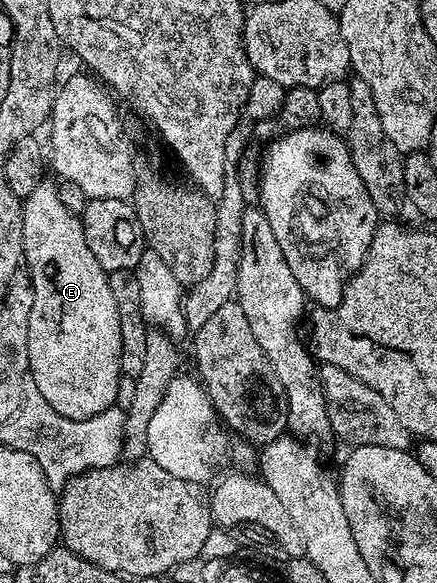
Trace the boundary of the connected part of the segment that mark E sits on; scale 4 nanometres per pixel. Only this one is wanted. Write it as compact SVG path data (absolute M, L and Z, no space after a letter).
M51 181L40 183L38 189L34 189L34 193L30 193L30 197L23 200L23 205L24 225L22 241L24 242L26 275L27 278L31 279L32 288L34 289L34 305L30 309L30 337L28 338L28 369L30 372L30 383L35 391L42 393L42 397L46 397L46 401L50 401L52 408L58 413L62 413L62 417L70 417L71 419L89 419L98 413L102 413L106 409L117 406L119 399L116 398L120 395L120 382L122 382L120 373L122 333L120 332L120 326L118 325L118 305L114 301L114 293L110 293L108 272L102 269L102 265L98 265L94 253L90 253L90 245L86 245L84 220L81 216L74 214L70 209L66 209L66 205L62 205L62 197L60 196L55 182L53 184Z

